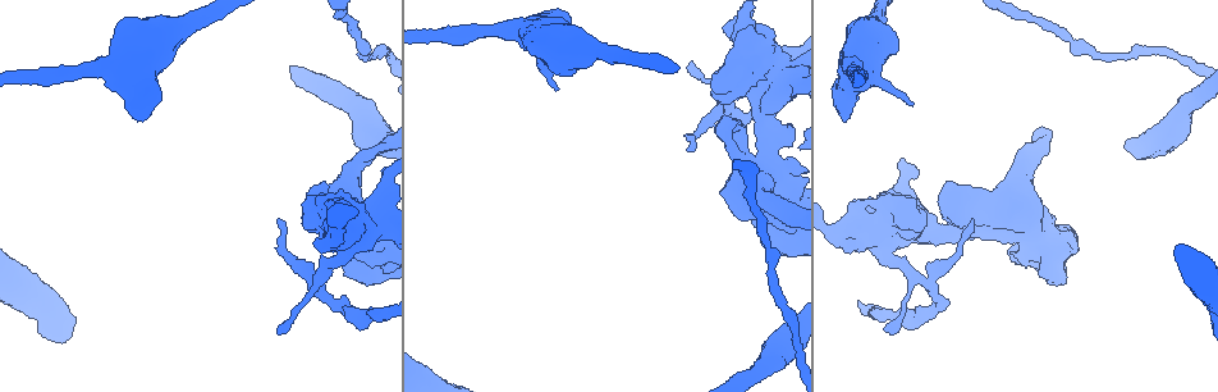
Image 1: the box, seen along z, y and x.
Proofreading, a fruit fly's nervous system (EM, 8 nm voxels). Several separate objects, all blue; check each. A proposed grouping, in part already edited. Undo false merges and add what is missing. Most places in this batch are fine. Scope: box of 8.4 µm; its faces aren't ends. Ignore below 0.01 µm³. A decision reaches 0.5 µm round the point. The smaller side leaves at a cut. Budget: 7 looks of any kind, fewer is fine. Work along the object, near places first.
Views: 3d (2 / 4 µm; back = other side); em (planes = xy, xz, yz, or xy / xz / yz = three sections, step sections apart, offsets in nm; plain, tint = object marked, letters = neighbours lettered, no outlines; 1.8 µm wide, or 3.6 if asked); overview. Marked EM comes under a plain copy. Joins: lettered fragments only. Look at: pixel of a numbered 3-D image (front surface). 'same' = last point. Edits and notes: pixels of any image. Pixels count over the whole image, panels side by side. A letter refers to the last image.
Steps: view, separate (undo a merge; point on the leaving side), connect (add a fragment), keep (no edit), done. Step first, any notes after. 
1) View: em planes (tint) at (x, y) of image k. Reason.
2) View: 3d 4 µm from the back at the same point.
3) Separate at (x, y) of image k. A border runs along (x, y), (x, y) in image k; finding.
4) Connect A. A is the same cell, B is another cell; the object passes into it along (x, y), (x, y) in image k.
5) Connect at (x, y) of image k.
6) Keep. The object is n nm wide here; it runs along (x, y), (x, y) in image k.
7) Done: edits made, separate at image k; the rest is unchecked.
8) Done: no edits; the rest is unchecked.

View: em planes (letters) at (554, 86) of image 1. An open end.

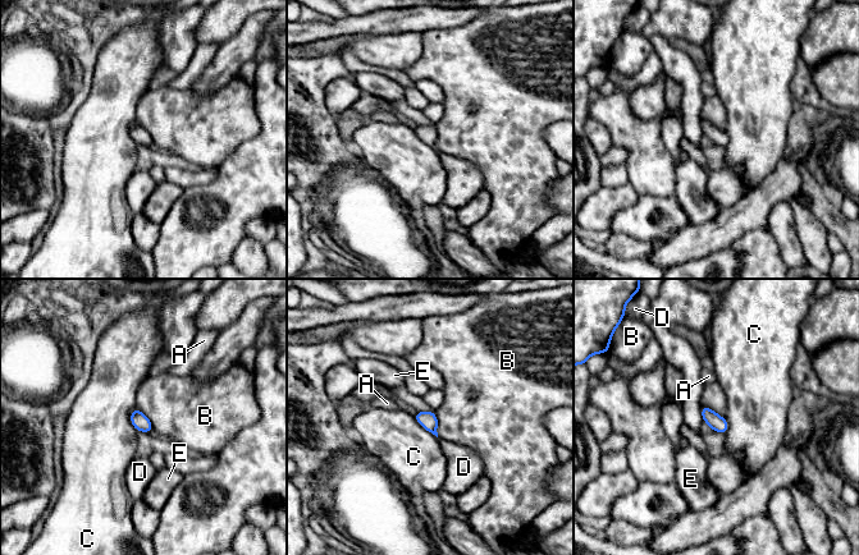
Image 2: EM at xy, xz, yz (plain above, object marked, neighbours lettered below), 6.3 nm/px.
Keep. The object is 100 nm wide here; A, B, C, D and E are other cells; none of them fits.

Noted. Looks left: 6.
View: em planes (letters) at (1051, 247) of image 1. Sharp bend.

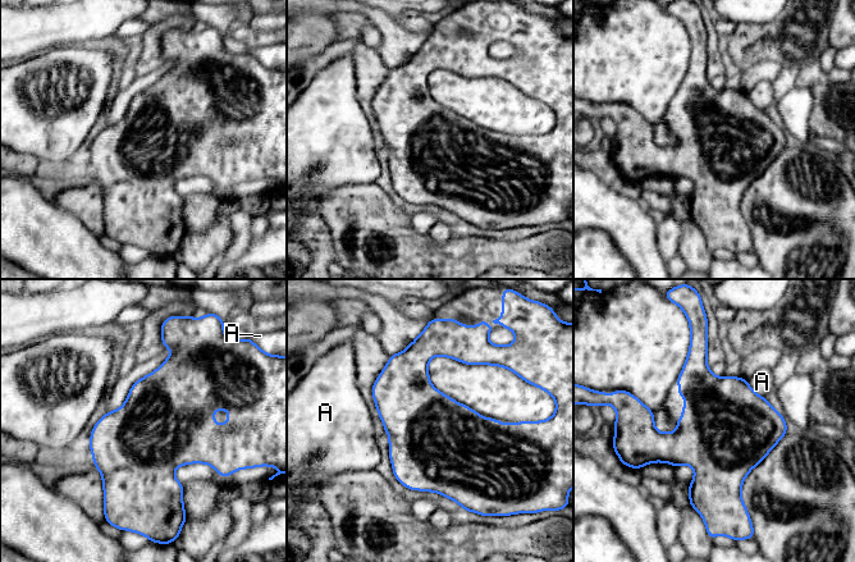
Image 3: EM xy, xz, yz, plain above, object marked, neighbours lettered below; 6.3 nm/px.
Keep. The longest contact is with A, 160 nm; A is another cell; one neuron here.

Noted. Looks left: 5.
View: 3d 2 µm at (961, 232) of image 1. Calibre changes.

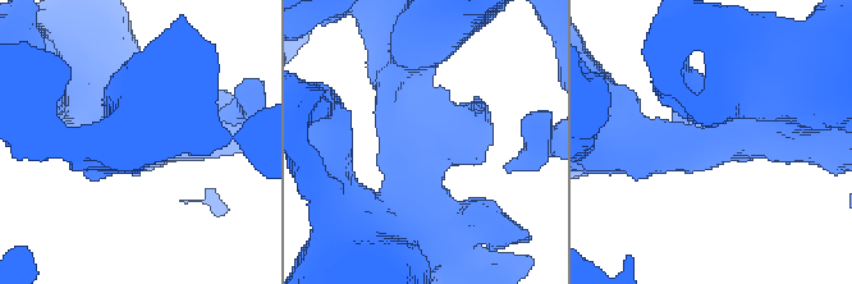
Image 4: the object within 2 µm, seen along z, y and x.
View: em yz step 16 (tint) at (725, 140) of image 4. The arms are 300, 500 nm wide.

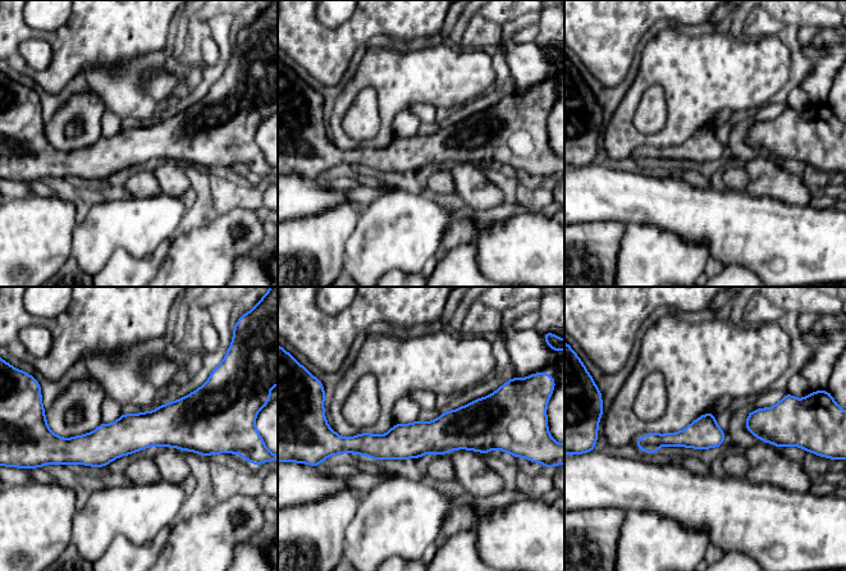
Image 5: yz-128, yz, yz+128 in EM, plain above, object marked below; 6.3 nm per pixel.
View: em planes (letters) at the same point.

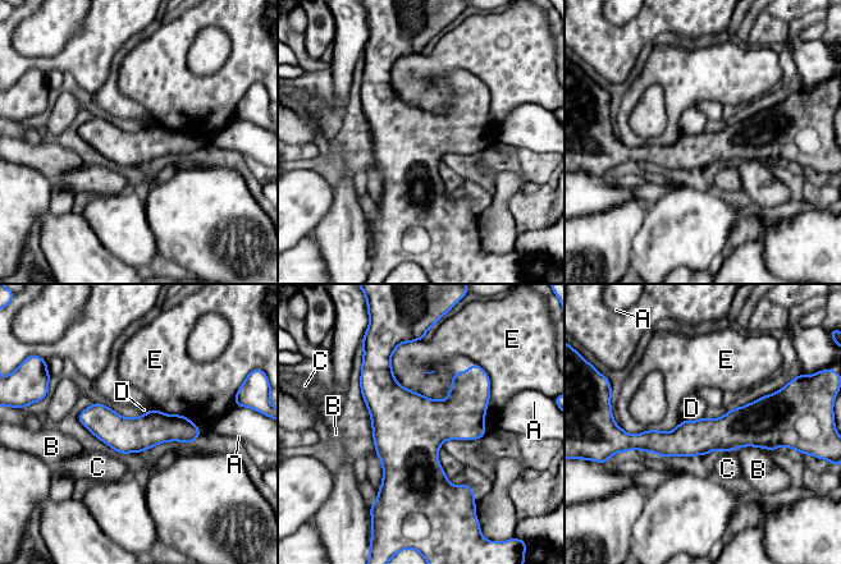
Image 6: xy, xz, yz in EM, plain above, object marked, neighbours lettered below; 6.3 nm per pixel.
Keep. The object is 220 nm wide here; A, B, C, D and E are other cells; a border runs along (703, 417), (695, 421), (681, 421) in image 6; all the same neuron.

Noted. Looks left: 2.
Done: no edits; the rest is unchecked.

